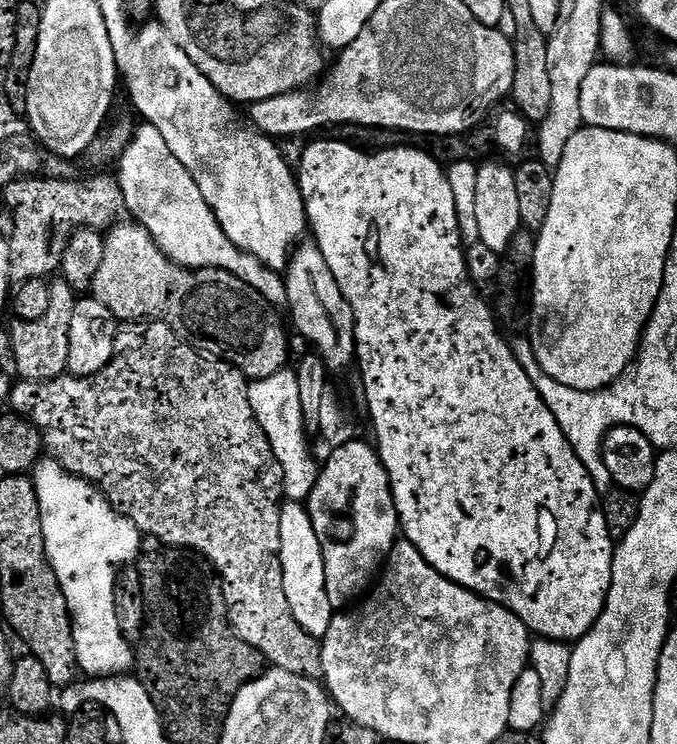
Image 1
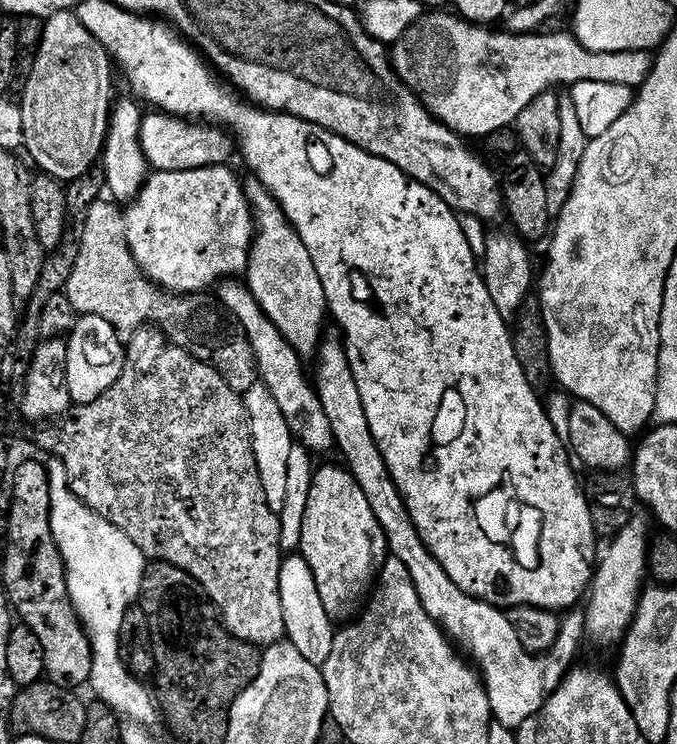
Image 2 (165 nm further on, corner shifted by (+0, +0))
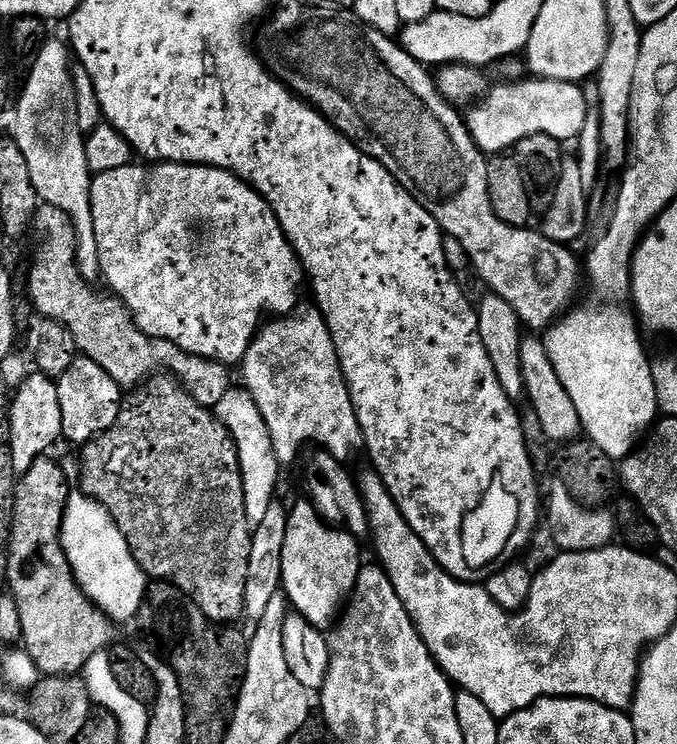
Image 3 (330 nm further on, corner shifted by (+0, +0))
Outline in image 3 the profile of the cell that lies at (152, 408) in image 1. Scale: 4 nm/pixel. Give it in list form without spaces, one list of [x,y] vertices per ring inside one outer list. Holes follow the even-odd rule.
[[[153,375],[140,394],[133,404],[121,407],[120,417],[109,432],[83,445],[79,487],[109,512],[149,577],[173,584],[211,620],[234,622],[244,609],[249,568],[254,561],[253,525],[248,518],[240,473],[241,449],[215,411],[191,396],[175,376]]]

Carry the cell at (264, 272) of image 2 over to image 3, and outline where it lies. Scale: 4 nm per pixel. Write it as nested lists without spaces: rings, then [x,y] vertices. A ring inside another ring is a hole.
[[[315,307],[303,310],[297,310],[287,316],[282,316],[271,321],[273,324],[265,323],[263,327],[257,331],[256,337],[253,338],[252,344],[248,347],[248,352],[244,355],[242,361],[242,369],[244,368],[244,381],[242,381],[243,387],[254,398],[258,410],[262,414],[262,418],[266,422],[268,427],[268,433],[272,439],[272,449],[276,455],[277,465],[284,466],[284,464],[292,464],[296,459],[301,459],[303,450],[307,444],[309,446],[315,446],[317,449],[324,449],[331,455],[336,456],[336,459],[344,462],[347,461],[347,456],[357,447],[358,449],[362,444],[362,437],[360,434],[360,423],[356,417],[356,408],[352,404],[352,395],[348,389],[348,383],[344,380],[344,371],[340,365],[340,359],[336,353],[336,347],[334,346],[334,338],[330,334],[328,329],[328,322],[324,319],[324,316]]]

